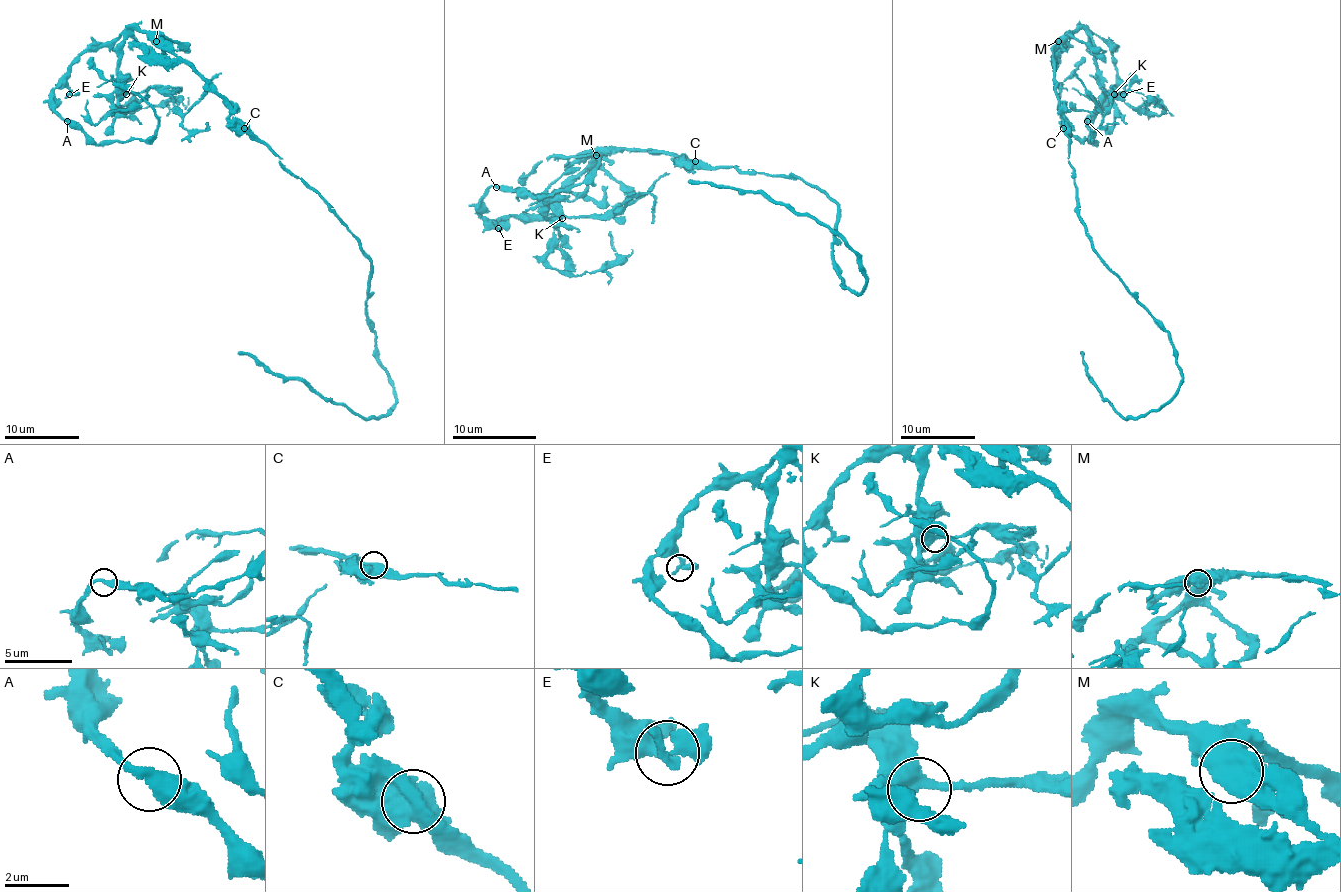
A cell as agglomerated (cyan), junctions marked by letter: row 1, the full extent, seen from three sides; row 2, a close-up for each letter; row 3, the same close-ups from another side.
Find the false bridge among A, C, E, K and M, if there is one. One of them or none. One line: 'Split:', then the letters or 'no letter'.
Split: no letter

